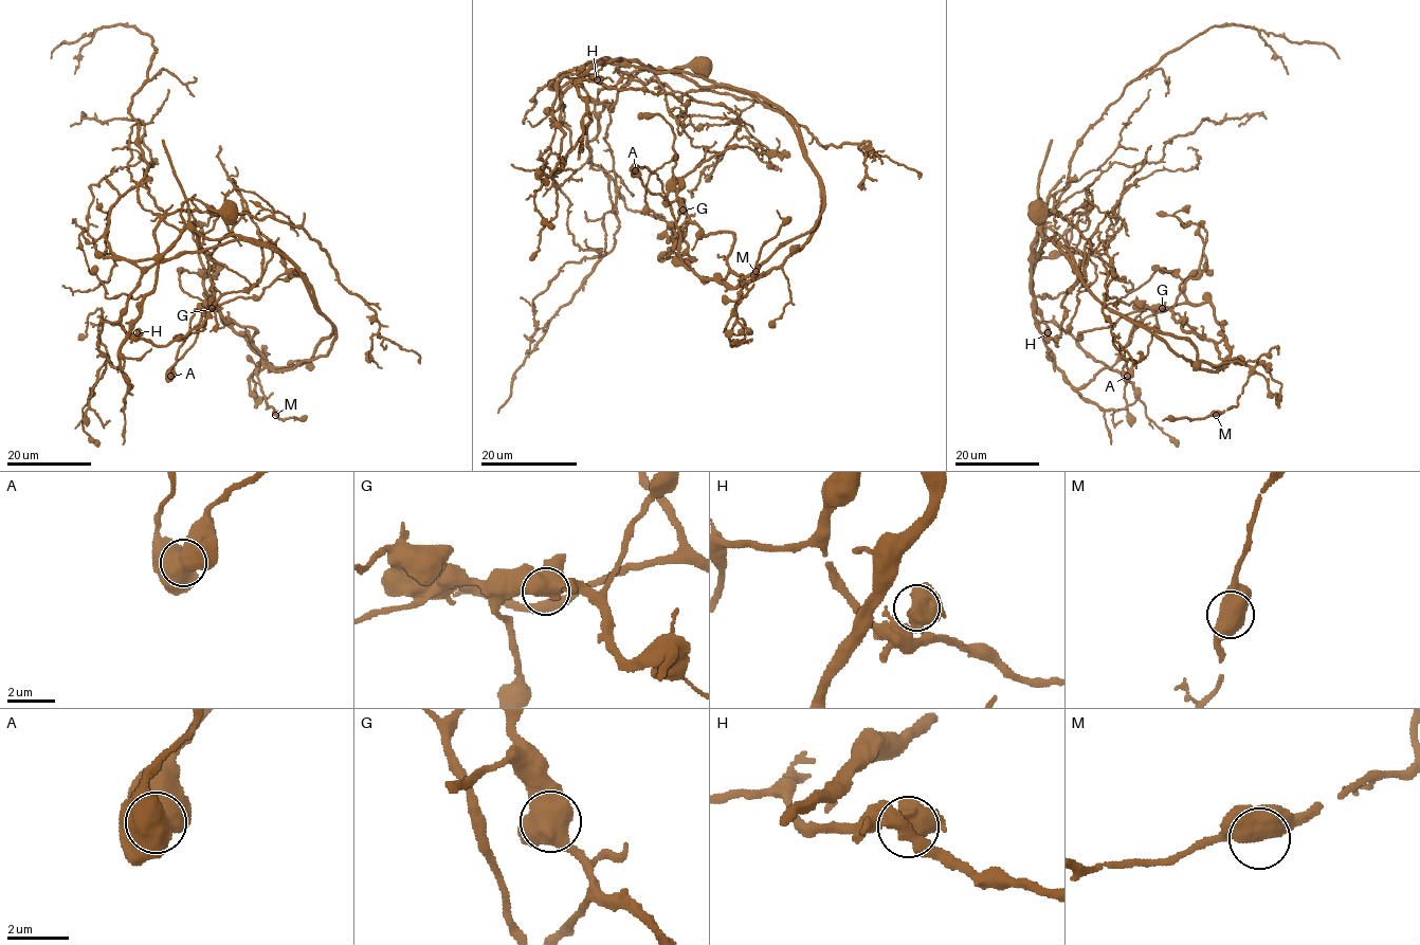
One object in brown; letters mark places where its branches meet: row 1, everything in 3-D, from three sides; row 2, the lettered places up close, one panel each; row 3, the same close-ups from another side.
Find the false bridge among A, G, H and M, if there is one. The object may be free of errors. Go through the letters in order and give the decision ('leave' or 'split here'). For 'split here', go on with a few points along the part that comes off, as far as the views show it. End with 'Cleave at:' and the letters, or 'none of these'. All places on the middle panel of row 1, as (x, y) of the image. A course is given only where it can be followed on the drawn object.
A: split here; foreign part runs (636, 169), (683, 262), (732, 287), (823, 207), (790, 117), (611, 59), (578, 79), (589, 121), (531, 260)
G: leave
H: leave
M: leave
Cleave at: A

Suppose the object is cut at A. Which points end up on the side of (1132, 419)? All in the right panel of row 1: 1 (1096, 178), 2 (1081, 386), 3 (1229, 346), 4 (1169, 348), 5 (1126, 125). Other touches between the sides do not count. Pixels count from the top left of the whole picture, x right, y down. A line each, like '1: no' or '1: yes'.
1: no
2: yes
3: yes
4: yes
5: yes

